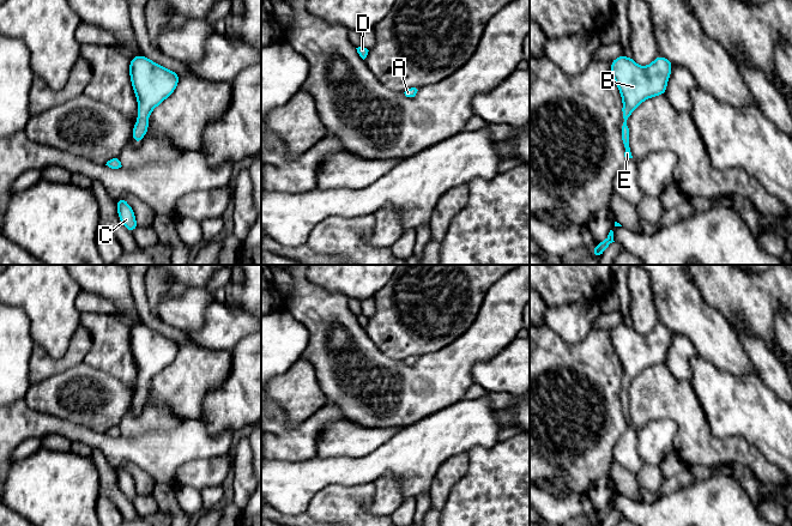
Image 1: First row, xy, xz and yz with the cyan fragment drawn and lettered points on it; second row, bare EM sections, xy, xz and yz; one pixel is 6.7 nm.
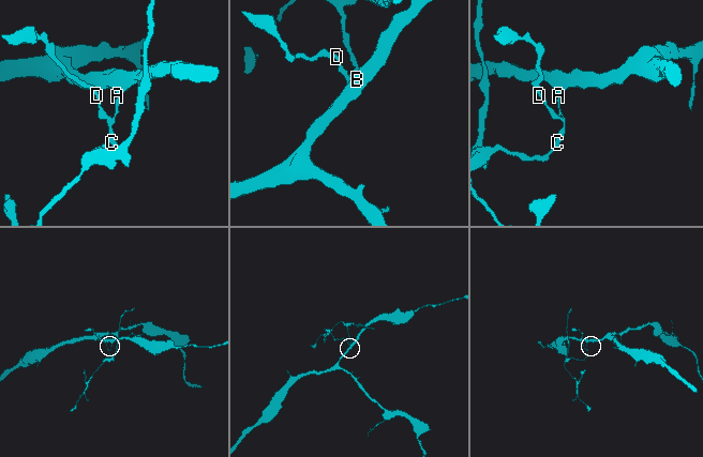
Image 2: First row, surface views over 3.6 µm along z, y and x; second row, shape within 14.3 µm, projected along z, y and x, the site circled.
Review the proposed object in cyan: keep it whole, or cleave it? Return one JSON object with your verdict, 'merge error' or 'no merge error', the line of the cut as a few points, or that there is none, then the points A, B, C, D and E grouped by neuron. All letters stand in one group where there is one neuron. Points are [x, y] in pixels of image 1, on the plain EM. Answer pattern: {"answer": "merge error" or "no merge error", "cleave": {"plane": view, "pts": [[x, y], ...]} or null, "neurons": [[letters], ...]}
{"answer": "no merge error", "cleave": null, "neurons": [["A", "B", "C", "D", "E"]]}

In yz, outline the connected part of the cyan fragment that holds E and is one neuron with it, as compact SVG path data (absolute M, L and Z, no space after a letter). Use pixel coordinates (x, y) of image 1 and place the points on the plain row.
M623 322L611 329L611 343L623 368L621 400L625 427L633 427L629 416L629 385L647 367L665 363L672 334L661 324L646 335L639 334L633 326Z

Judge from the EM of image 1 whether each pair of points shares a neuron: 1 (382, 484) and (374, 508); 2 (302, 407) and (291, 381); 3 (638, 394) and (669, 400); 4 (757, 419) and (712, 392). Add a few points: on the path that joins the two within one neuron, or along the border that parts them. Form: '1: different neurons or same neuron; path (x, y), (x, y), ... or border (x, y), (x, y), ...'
1: same neuron; path (382, 490), (382, 500), (380, 502)
2: same neuron; path (300, 401), (297, 387)
3: same neuron; path (645, 394), (661, 395)
4: same neuron; path (747, 409), (742, 405), (733, 405), (723, 395)

